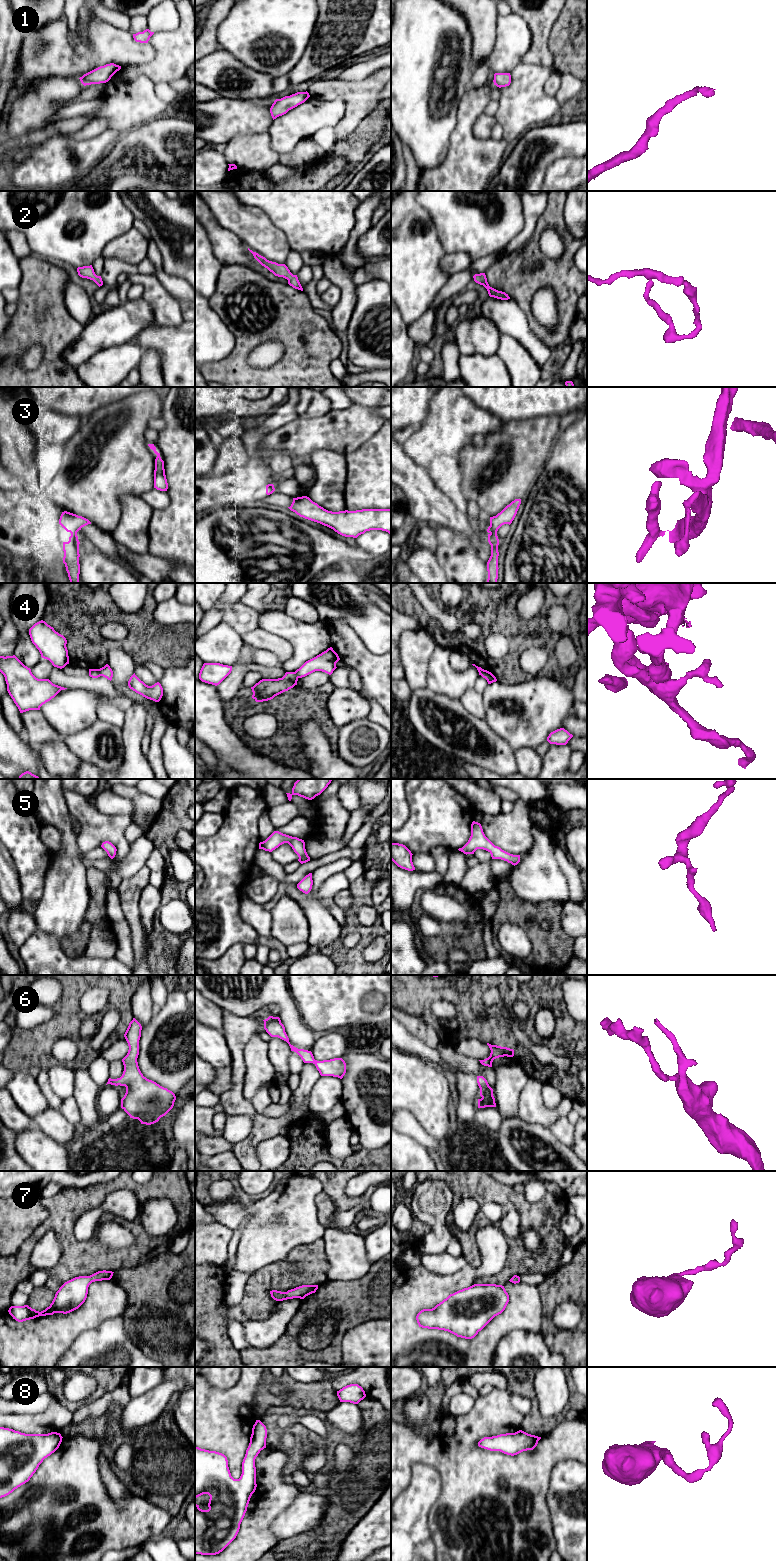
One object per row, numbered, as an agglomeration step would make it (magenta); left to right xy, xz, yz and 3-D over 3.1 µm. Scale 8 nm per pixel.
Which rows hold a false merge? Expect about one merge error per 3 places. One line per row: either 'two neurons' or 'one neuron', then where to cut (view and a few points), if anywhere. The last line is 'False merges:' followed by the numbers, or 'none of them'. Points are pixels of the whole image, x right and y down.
1: one neuron; no cut
2: one neuron; no cut
3: one neuron; no cut
4: two neurons; cut in xy along (97, 669), (101, 675)
5: one neuron; no cut
6: one neuron; no cut
7: one neuron; no cut
8: one neuron; no cut
False merges: 4

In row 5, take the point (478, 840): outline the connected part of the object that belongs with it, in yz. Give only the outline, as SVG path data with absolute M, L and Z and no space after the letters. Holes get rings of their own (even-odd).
M473 821L471 824L471 836L468 842L458 850L464 854L474 854L477 849L483 849L491 854L492 859L501 859L517 865L520 862L520 855L513 855L500 847L495 846L484 834L480 823Z

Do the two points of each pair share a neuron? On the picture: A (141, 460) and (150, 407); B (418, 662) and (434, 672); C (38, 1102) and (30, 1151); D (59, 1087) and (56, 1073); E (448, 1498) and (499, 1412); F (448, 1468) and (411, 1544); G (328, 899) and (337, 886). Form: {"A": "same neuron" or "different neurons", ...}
{"A": "same neuron", "B": "different neurons", "C": "different neurons", "D": "same neuron", "E": "same neuron", "F": "different neurons", "G": "same neuron"}

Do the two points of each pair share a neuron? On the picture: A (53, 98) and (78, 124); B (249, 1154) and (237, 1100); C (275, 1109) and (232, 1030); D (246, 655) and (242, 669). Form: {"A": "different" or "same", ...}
{"A": "different", "B": "same", "C": "different", "D": "same"}

